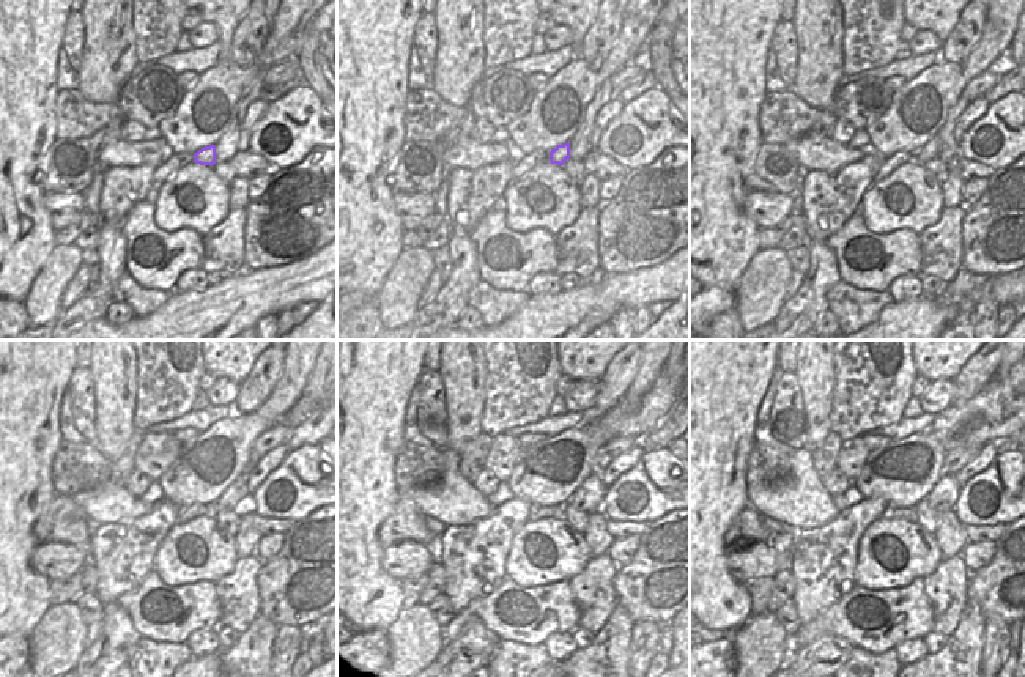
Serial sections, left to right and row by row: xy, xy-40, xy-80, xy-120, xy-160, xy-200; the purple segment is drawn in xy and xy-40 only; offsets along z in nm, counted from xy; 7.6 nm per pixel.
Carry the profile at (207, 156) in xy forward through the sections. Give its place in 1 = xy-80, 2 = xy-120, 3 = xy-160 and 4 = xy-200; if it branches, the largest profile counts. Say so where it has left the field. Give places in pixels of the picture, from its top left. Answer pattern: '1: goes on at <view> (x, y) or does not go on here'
1: goes on at xy-80 (932, 148)
2: goes on at xy-120 (236, 495)
3: goes on at xy-160 (589, 496)
4: goes on at xy-200 (945, 493)

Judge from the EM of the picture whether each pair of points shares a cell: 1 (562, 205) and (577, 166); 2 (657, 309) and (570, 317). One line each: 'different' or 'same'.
1: different
2: different

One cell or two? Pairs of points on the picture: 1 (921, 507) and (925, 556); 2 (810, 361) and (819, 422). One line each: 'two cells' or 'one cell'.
1: two cells
2: one cell

